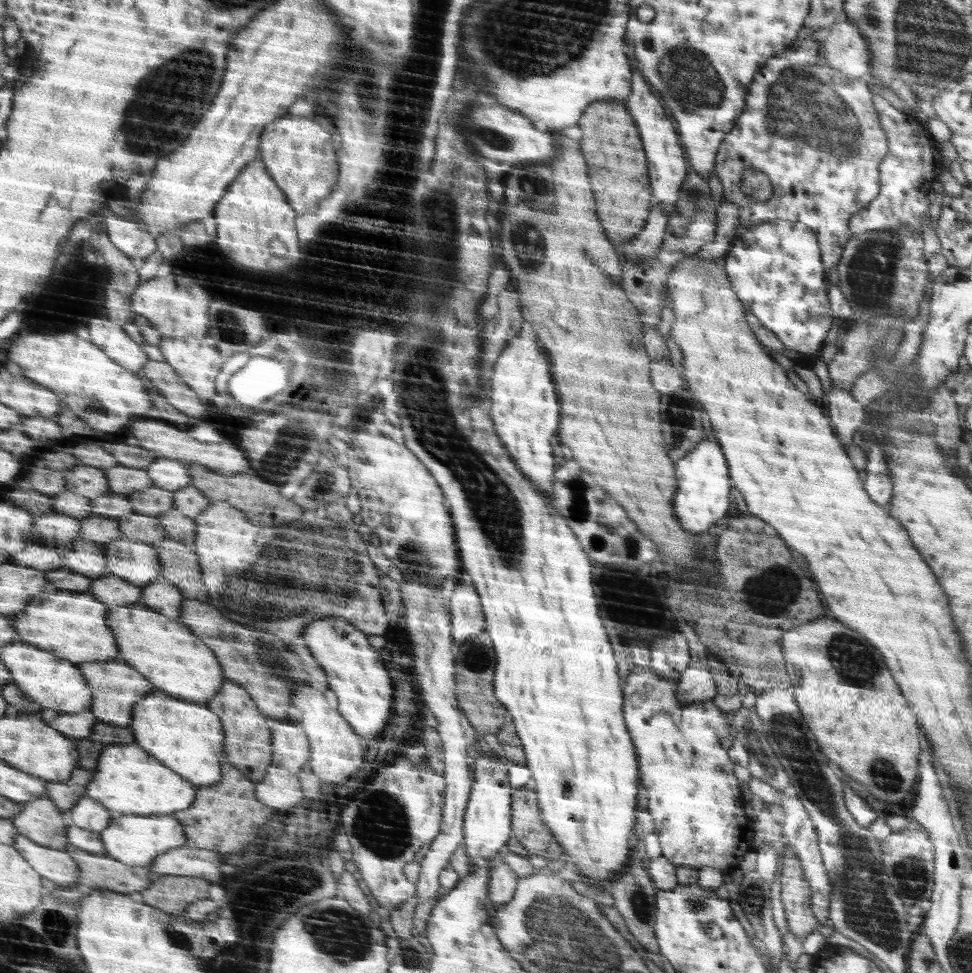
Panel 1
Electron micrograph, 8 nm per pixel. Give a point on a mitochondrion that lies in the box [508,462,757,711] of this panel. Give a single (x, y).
(609, 537)

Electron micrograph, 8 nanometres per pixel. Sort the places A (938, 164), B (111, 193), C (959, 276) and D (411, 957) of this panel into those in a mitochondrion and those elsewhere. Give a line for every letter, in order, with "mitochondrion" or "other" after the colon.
A: other
B: other
C: other
D: mitochondrion

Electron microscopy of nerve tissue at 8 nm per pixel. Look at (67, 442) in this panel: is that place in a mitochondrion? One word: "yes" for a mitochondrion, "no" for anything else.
no

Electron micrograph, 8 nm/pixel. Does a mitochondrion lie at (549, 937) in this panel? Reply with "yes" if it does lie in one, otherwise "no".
yes

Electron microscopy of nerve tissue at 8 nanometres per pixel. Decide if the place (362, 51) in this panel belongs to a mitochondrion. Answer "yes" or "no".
yes

